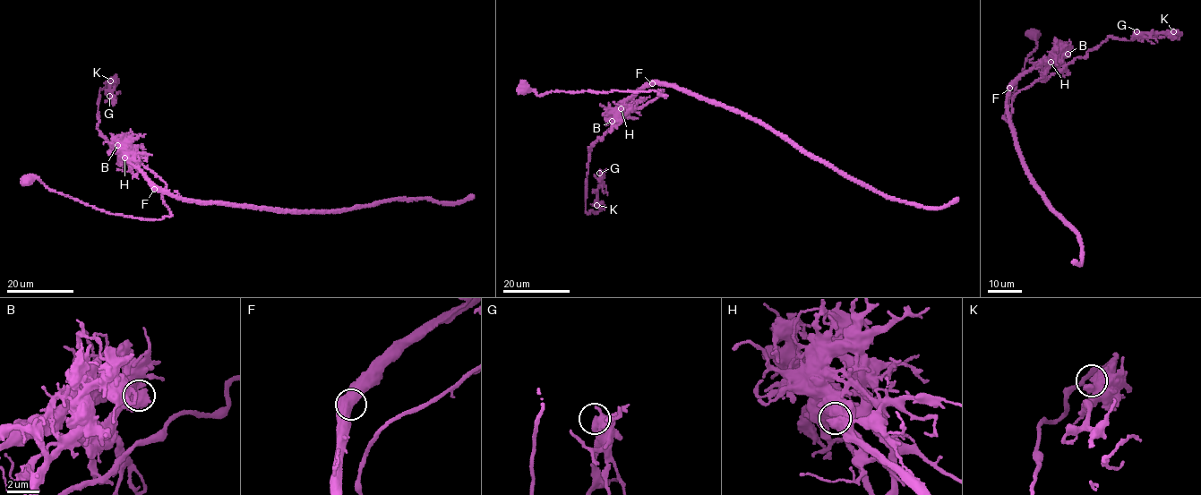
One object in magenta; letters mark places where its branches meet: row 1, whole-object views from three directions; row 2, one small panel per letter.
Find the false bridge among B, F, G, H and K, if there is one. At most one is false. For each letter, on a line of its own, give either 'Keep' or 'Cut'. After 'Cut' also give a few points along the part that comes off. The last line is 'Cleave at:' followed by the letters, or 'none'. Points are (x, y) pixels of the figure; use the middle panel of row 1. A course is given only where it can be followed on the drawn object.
B: Keep
F: Keep
G: Keep
H: Cut. Course of the part to remove: (621, 109), (630, 106), (632, 110), (588, 148), (587, 212), (600, 209), (596, 201), (602, 178), (608, 194)
K: Keep
Cleave at: H

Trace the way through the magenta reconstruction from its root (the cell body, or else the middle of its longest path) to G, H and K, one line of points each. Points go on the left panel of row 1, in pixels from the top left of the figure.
G: (27, 179), (109, 213), (170, 217), (166, 183), (124, 161), (97, 126), (99, 88), (115, 77), (109, 96)
H: (27, 179), (36, 177), (56, 192), (109, 213), (157, 220), (170, 217), (162, 195), (166, 183), (125, 157)
K: (27, 179), (109, 213), (171, 215), (166, 183), (129, 156), (124, 161), (97, 126), (99, 88), (110, 81)

